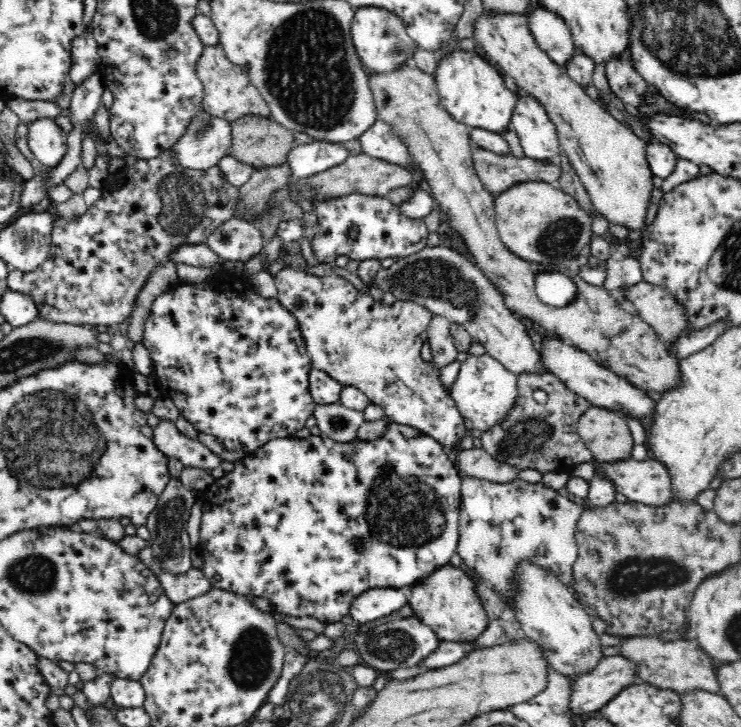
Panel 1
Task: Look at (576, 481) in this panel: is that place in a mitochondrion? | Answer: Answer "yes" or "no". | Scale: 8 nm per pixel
no

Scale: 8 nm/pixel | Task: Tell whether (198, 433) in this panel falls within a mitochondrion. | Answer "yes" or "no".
no

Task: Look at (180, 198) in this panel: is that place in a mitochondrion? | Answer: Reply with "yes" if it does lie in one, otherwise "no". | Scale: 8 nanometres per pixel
yes

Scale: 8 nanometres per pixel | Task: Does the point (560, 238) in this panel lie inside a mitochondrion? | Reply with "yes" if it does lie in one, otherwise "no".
yes

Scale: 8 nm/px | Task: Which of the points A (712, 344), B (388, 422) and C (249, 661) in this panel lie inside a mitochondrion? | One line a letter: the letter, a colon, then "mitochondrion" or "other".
A: other
B: other
C: mitochondrion

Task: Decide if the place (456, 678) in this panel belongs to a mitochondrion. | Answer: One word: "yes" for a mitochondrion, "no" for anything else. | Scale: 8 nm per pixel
no

